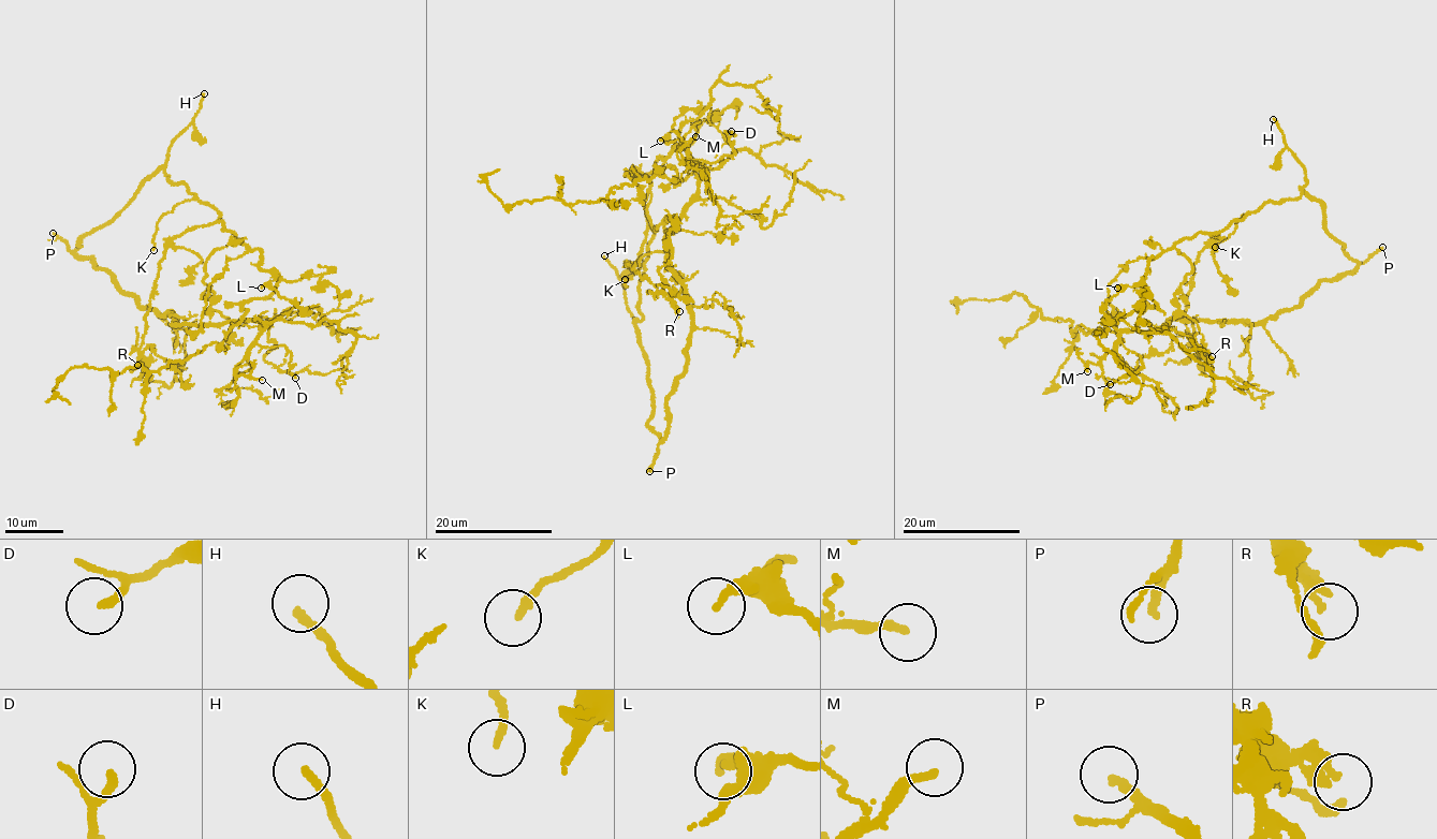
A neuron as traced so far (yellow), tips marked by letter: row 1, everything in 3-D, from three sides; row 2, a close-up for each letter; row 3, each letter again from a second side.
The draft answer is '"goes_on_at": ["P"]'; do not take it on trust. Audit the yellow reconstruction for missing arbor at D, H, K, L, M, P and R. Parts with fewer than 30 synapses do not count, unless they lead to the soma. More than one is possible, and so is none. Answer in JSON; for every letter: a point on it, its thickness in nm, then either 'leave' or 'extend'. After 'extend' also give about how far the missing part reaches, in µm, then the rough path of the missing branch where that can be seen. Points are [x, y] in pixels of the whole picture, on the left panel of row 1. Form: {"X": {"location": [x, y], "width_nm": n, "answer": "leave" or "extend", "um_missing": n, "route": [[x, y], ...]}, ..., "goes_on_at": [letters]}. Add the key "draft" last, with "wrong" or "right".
{"D": {"location": [295, 378], "width_nm": 220, "answer": "leave"}, "H": {"location": [204, 93], "width_nm": 200, "answer": "extend", "um_missing": 200}, "K": {"location": [154, 250], "width_nm": 180, "answer": "leave"}, "L": {"location": [261, 288], "width_nm": 240, "answer": "leave"}, "M": {"location": [262, 380], "width_nm": 220, "answer": "leave"}, "P": {"location": [53, 233], "width_nm": 200, "answer": "extend", "um_missing": 170}, "R": {"location": [137, 365], "width_nm": 320, "answer": "leave"}, "goes_on_at": ["H", "P"], "draft": "wrong"}

